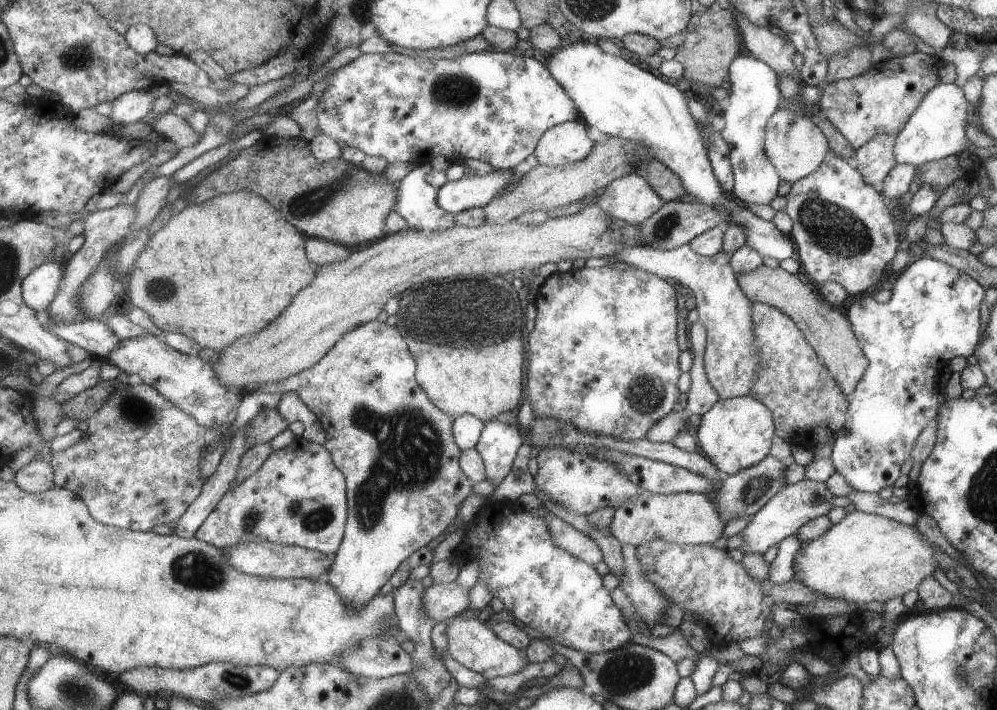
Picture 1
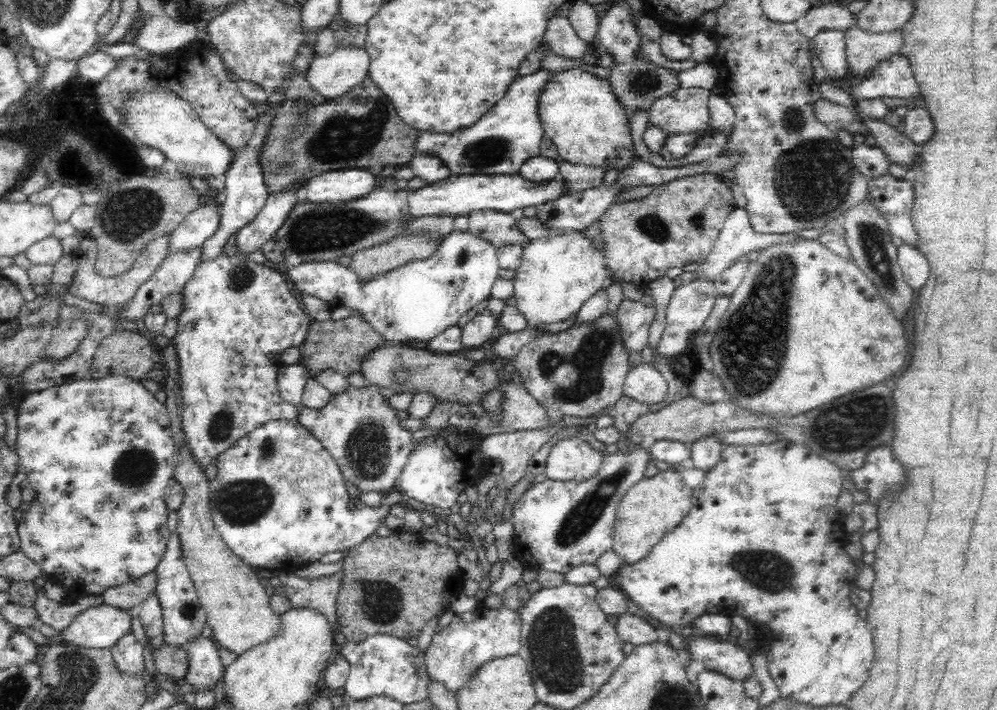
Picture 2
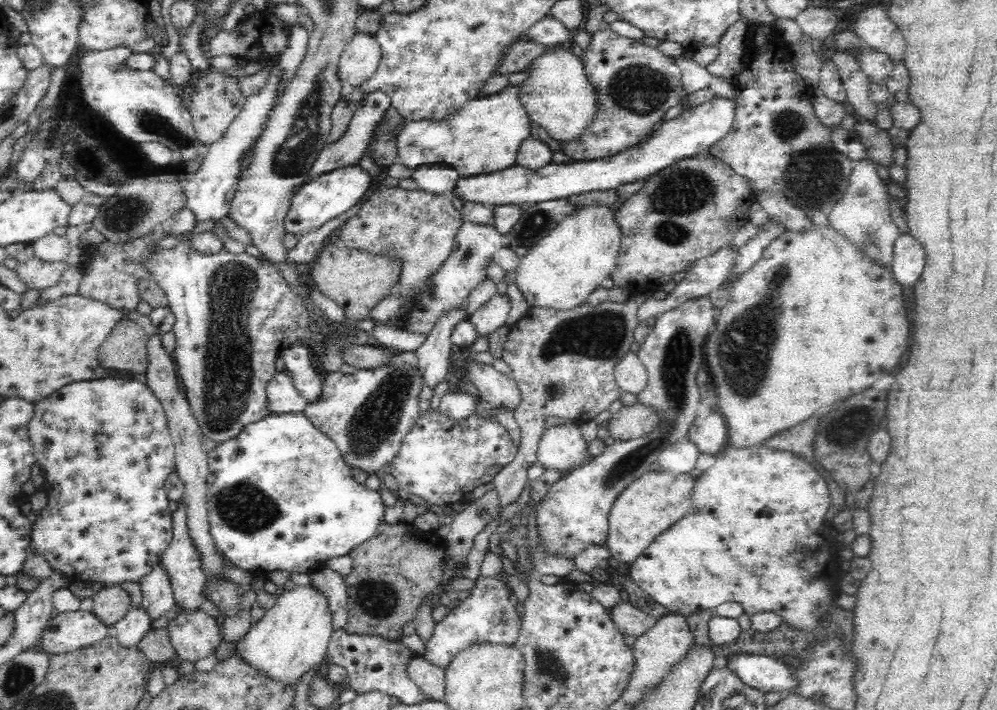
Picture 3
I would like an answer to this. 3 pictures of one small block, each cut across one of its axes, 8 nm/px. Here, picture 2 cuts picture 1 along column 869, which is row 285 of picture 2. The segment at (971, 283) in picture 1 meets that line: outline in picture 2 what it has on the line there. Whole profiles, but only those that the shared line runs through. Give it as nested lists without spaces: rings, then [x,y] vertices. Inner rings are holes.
[[[452,230],[428,260],[406,262],[402,268],[378,274],[378,278],[368,282],[338,262],[304,262],[294,270],[286,270],[286,274],[296,290],[330,304],[334,310],[344,306],[350,312],[358,312],[374,334],[398,346],[408,340],[432,340],[450,326],[456,326],[466,312],[488,300],[494,282],[500,278],[500,262],[496,248],[488,240]]]

